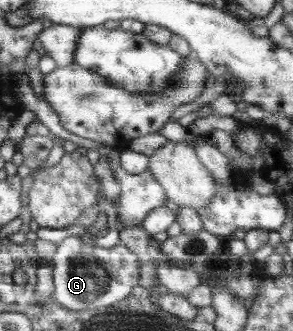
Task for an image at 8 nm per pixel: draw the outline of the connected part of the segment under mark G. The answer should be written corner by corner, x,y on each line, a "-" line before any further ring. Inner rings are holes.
72,231
72,235
63,239
52,258
55,301
71,311
101,309
121,301
129,295
132,288
139,283
139,259
133,251
123,244
111,248
83,244

